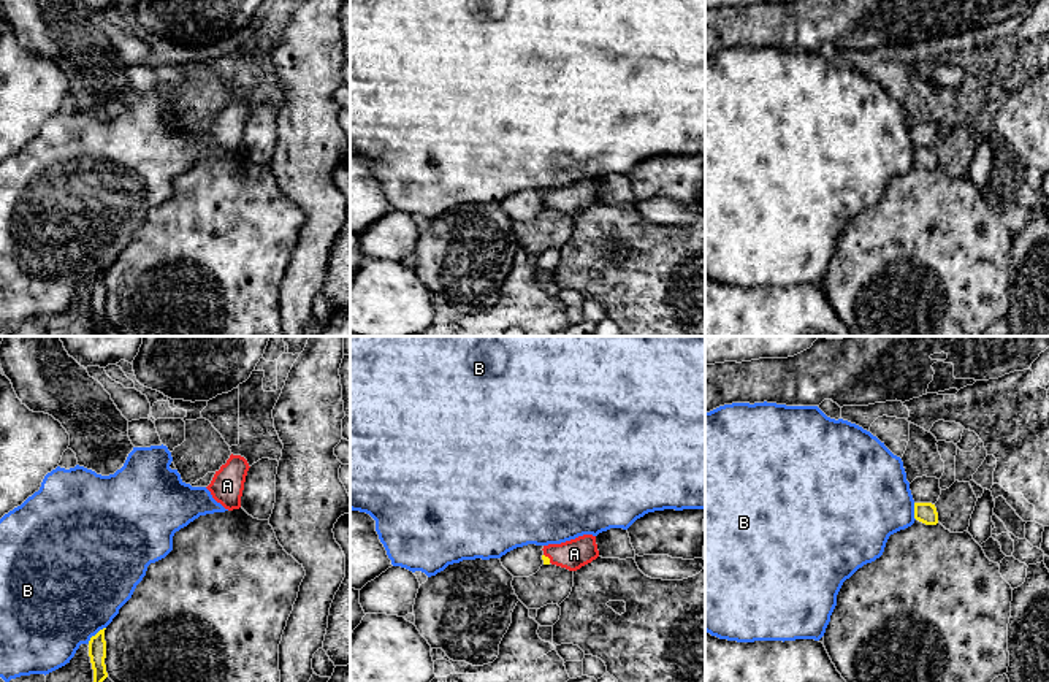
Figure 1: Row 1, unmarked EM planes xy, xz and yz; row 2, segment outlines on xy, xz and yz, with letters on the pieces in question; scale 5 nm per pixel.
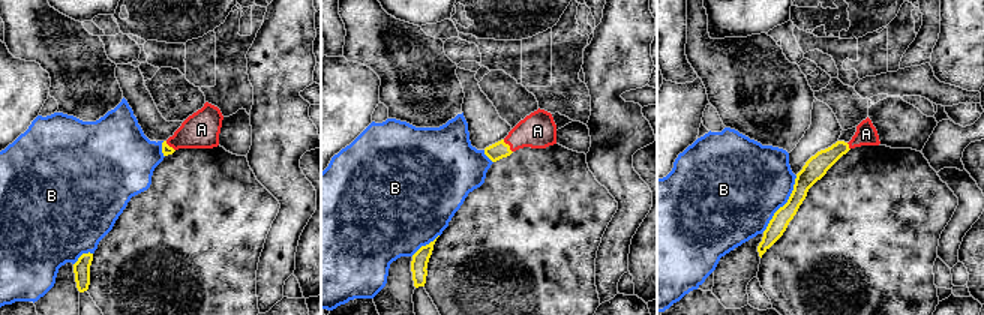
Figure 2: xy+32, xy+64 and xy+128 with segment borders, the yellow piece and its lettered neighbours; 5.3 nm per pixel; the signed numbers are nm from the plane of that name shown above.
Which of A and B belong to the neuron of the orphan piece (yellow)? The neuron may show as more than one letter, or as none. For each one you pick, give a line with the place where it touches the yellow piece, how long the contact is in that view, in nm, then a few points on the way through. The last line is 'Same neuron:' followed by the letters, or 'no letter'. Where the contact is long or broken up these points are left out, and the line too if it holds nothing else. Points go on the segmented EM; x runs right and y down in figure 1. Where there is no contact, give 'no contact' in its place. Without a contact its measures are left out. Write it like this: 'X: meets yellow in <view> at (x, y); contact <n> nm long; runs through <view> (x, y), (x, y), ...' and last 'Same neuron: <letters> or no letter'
A: meets yellow in xz at (549, 559); contact 60 nm long; runs through xz (545, 559), (549, 559), (574, 554)
Same neuron: A

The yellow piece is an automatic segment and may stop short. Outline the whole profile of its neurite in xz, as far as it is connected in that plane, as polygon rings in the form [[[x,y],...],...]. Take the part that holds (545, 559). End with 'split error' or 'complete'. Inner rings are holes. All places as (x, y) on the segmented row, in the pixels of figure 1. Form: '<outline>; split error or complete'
[[[583,534],[575,539],[544,546],[544,565],[556,565],[569,571],[577,571],[599,557],[596,536]]]; split error

